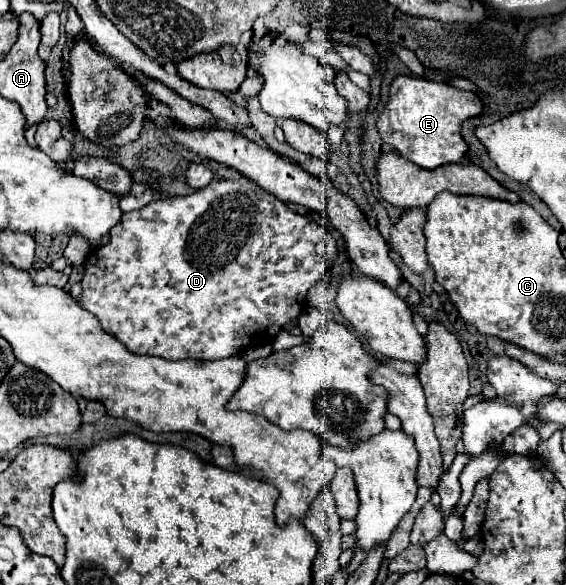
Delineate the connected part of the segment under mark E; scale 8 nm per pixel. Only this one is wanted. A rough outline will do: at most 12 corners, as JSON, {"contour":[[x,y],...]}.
{"contour":[[398,75],[382,139],[422,169],[466,157],[470,91]]}

